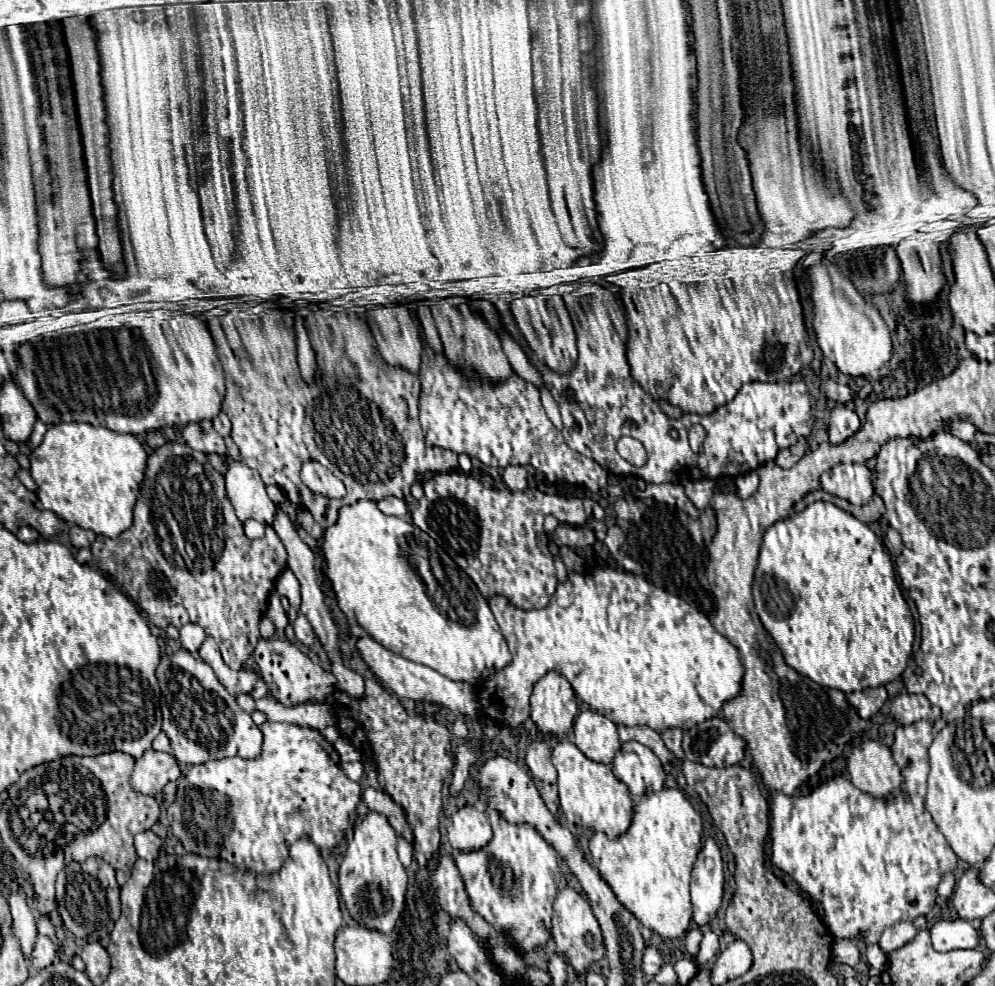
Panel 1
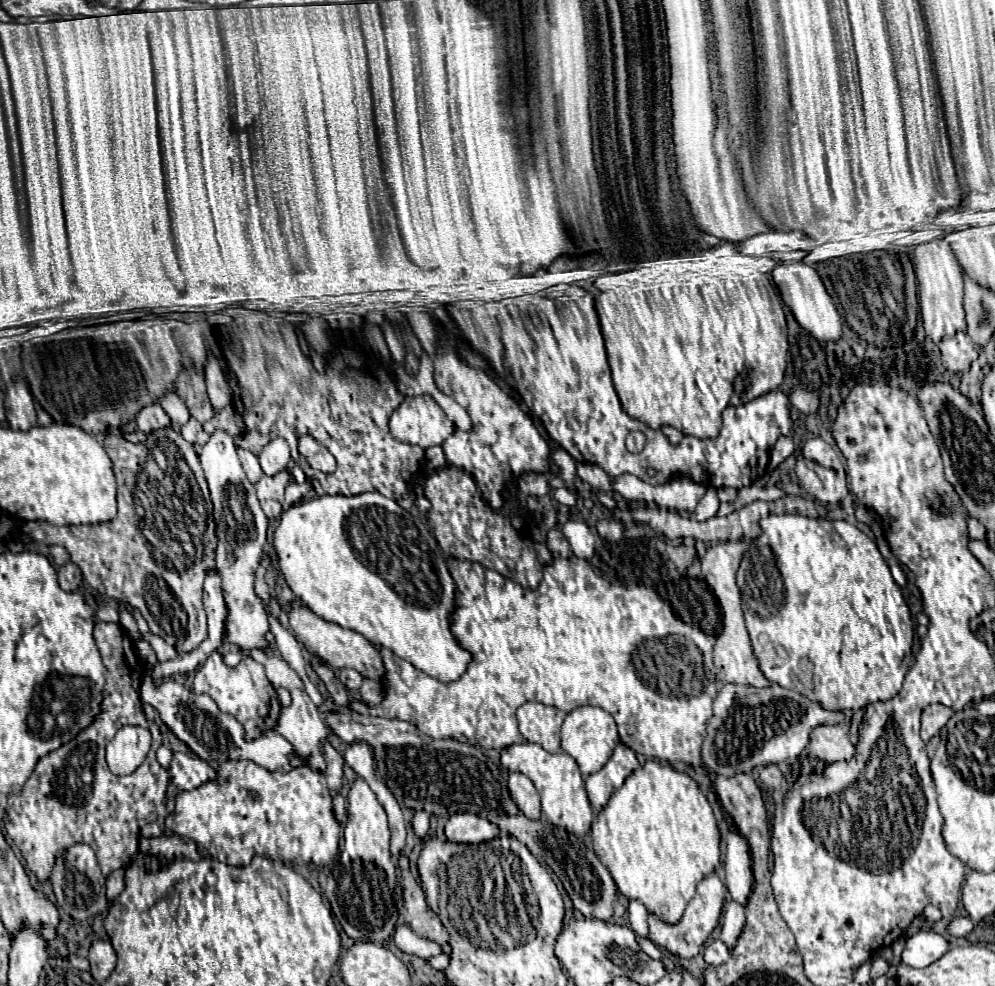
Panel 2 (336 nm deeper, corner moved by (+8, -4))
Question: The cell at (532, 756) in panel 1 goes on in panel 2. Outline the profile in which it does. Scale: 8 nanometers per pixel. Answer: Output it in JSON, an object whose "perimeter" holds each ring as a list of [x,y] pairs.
{"perimeter":[[[518,772],[510,774],[508,792],[524,816],[528,816],[532,820],[540,818],[540,814],[542,814],[540,812],[540,796],[538,796],[534,784],[524,774],[518,774]]]}

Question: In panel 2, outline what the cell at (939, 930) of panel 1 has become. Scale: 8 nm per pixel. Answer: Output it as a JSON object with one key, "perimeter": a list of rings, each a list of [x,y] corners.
{"perimeter":[[[920,930],[918,934],[908,938],[902,952],[902,964],[908,964],[912,968],[926,968],[932,962],[940,960],[946,950],[948,942],[944,940],[944,936],[932,930]]]}

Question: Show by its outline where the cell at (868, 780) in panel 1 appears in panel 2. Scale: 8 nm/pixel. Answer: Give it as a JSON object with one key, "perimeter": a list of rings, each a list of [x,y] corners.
{"perimeter":[[[832,724],[832,726],[816,726],[810,732],[808,750],[812,756],[832,764],[838,760],[850,760],[856,752],[854,744],[848,740],[848,726],[846,724]]]}

